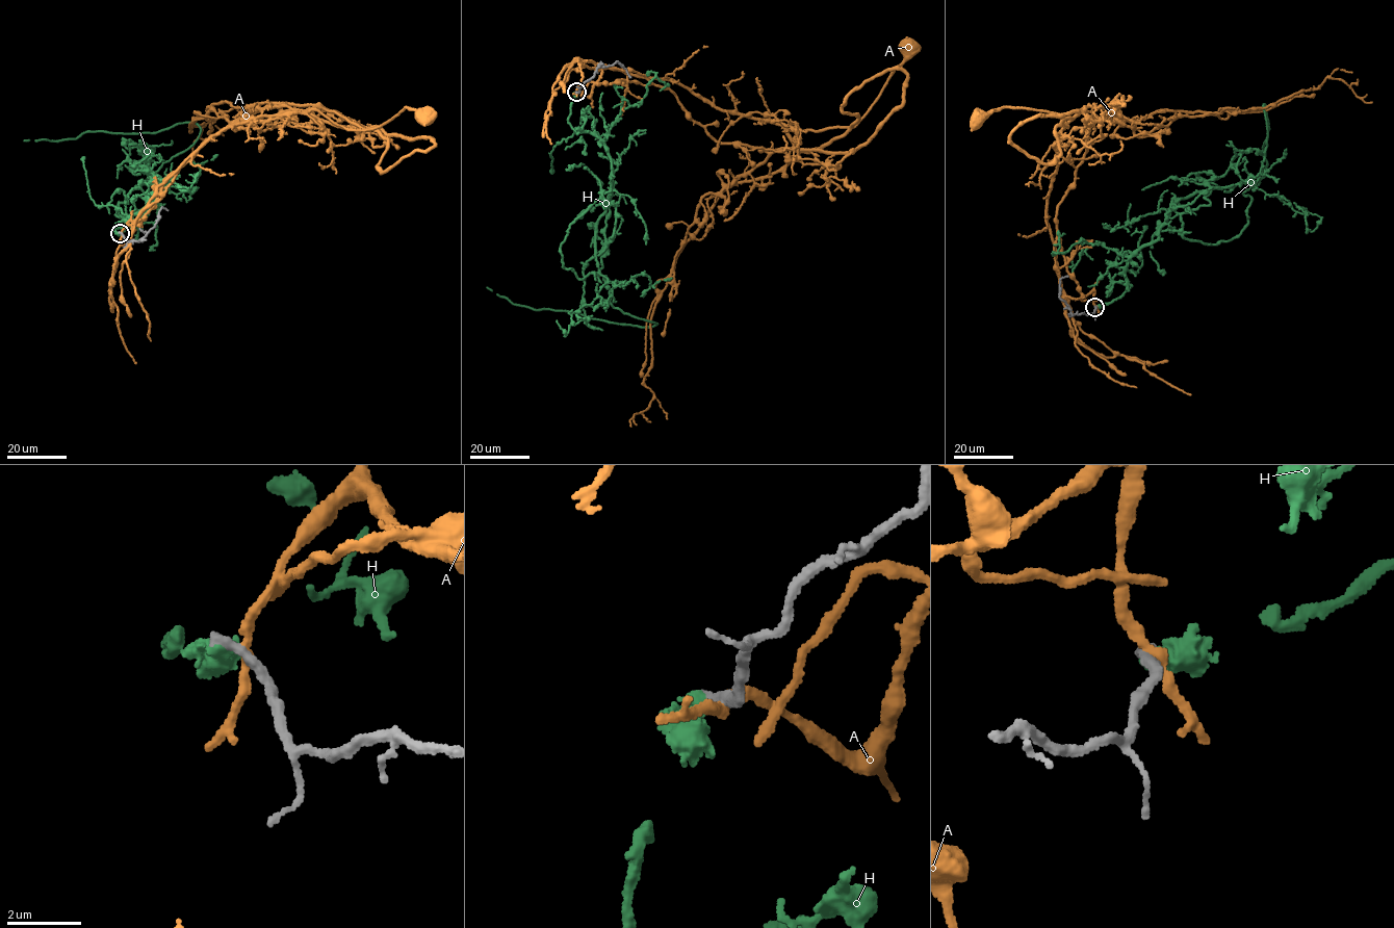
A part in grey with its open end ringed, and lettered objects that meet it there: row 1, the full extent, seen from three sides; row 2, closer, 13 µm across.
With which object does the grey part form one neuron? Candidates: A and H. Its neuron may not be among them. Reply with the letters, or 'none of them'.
H

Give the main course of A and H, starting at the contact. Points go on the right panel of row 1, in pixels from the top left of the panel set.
A: (1095, 306), (1057, 265), (1046, 211), (1068, 125), (1005, 106), (978, 119)
H: (1095, 307), (1131, 286), (1125, 268), (1170, 205), (1184, 238), (1241, 232), (1264, 104), (1253, 190)

